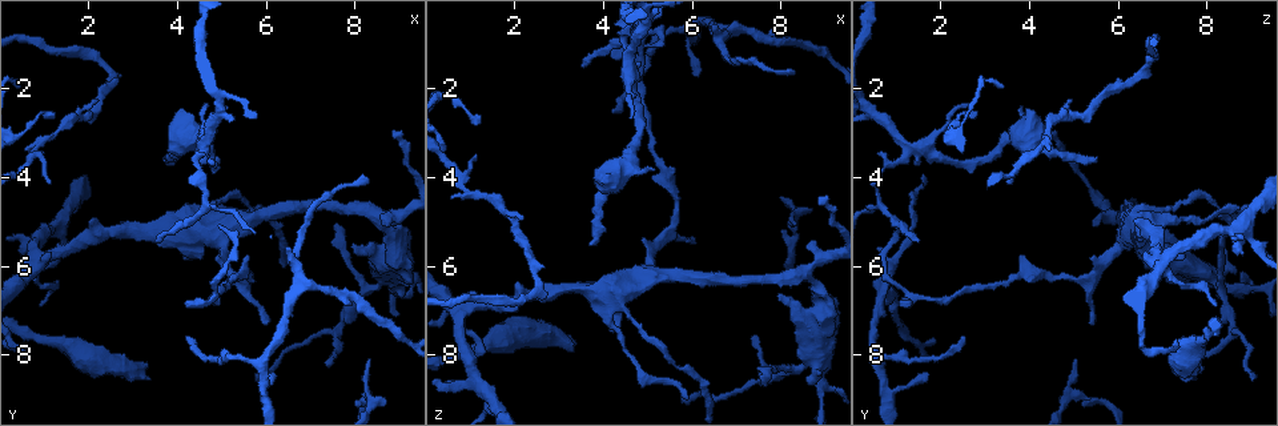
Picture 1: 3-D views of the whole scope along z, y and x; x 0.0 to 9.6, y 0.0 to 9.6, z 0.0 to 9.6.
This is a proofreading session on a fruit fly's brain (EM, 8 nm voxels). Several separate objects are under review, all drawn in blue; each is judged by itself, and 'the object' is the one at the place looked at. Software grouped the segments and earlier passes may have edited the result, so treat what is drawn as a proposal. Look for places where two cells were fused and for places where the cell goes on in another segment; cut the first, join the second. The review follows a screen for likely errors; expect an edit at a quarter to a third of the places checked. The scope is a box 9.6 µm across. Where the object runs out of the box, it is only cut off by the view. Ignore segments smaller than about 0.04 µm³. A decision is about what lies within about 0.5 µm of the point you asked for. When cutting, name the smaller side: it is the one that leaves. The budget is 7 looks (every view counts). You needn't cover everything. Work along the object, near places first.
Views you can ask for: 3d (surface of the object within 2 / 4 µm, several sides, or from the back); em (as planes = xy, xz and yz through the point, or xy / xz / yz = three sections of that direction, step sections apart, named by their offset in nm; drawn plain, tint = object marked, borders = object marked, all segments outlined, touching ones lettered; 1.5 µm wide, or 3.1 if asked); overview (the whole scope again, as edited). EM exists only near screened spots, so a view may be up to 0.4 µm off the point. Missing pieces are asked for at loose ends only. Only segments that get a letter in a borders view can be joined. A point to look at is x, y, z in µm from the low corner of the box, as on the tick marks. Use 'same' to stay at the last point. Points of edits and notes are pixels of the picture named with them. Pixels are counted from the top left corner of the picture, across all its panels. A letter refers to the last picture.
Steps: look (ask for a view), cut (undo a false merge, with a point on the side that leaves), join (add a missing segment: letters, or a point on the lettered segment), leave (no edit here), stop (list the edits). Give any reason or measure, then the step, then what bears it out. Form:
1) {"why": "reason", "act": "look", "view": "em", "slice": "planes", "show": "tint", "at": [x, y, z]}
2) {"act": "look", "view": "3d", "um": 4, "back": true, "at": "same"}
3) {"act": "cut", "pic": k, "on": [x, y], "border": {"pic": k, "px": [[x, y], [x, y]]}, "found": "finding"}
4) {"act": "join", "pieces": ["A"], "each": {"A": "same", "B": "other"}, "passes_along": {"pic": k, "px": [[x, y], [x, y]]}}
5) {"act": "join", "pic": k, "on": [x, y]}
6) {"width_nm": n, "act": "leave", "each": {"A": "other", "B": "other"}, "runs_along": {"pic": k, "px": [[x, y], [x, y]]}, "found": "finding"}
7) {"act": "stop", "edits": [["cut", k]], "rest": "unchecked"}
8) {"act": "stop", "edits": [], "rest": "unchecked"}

{"why": "branch stops here", "act": "look", "view": "3d", "um": 4, "at": [6.10, 8.40, 1.65]}

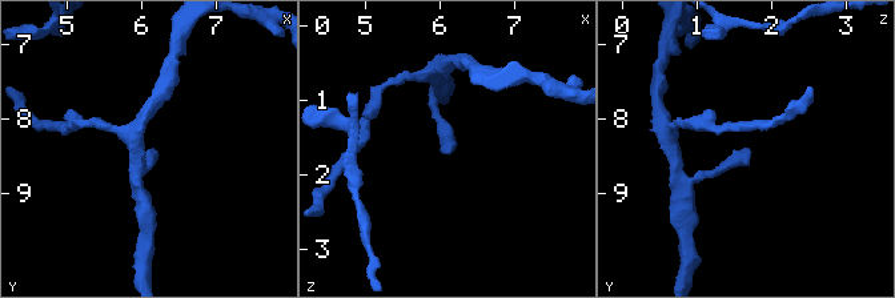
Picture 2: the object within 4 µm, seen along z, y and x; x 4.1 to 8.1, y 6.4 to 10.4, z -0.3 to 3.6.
{"why": "now the EM", "act": "look", "view": "em", "slice": "planes", "show": "borders", "at": [6.20, 8.35, 1.65]}

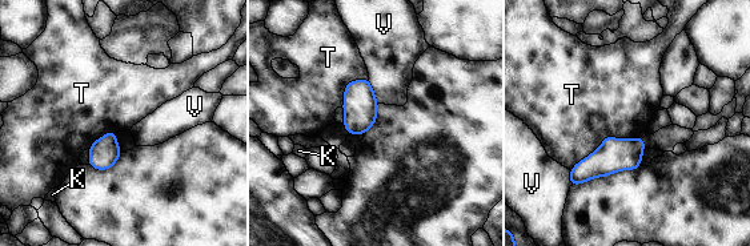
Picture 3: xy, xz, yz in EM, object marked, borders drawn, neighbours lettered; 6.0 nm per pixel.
{"act": "leave", "each": {"K": "other", "T": "other", "V": "other"}, "border": {"pic": 3, "px": [[642, 136], [605, 136], [570, 169]]}, "found": "no lettered segment goes on from it"}

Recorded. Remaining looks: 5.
{"why": "an open end", "act": "look", "view": "em", "slice": "yz", "step": 8, "show": "tint", "at": [3.50, 5.50, 1.55]}

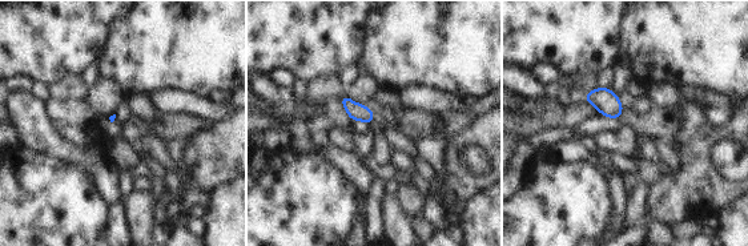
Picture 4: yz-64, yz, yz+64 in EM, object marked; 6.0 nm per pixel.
{"act": "look", "view": "em", "slice": "yz", "step": 8, "show": "borders", "at": "same"}

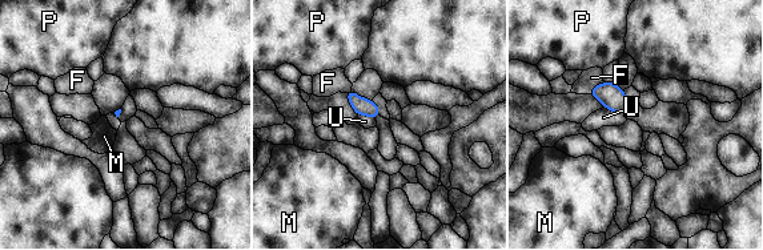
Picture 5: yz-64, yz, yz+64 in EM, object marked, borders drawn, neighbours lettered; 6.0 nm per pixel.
{"longest_contact_nm": ["U", 140], "act": "leave", "each": {"F": "other", "M": "other", "P": "other", "U": "other"}, "border": {"pic": 5, "px": [[603, 107], [623, 115]]}, "found": "no lettered segment goes on from it"}

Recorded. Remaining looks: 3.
{"why": "free end", "act": "look", "view": "3d", "um": 4, "back": true, "at": [3.70, 3.55, 5.45]}

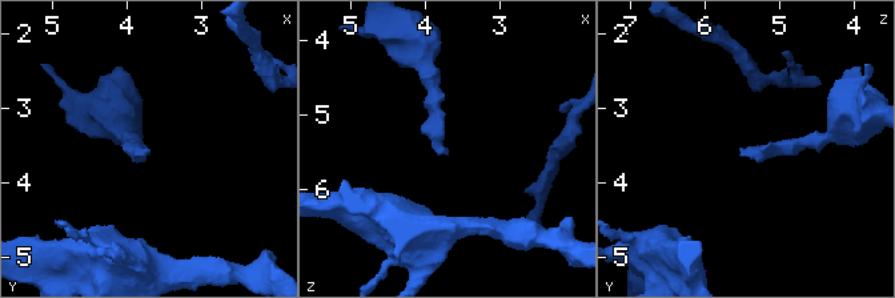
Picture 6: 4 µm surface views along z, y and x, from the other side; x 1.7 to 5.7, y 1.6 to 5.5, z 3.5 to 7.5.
{"act": "look", "view": "em", "slice": "planes", "show": "borders", "at": [3.65, 3.60, 5.50]}

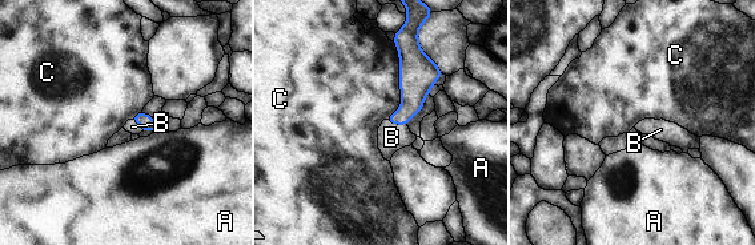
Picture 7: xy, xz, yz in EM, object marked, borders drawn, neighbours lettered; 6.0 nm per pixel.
{"act": "join", "pieces": ["B"], "each": {"A": "other", "B": "same", "C": "other"}, "passes_along": {"pic": 7, "px": [[414, 87], [396, 123], [392, 137]]}, "found": "the cell continues"}

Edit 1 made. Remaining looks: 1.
{"act": "stop", "edits": [["join", 7]], "rest": "unchecked"}

